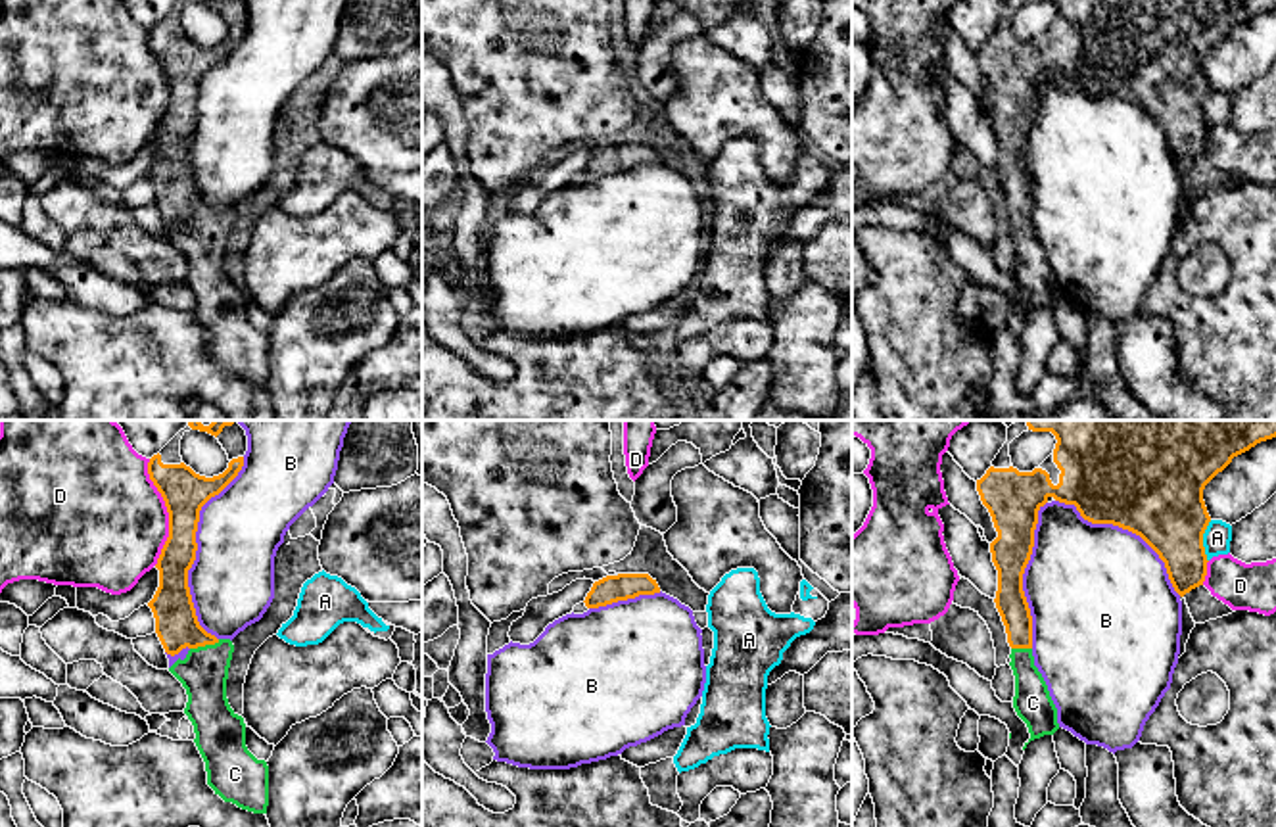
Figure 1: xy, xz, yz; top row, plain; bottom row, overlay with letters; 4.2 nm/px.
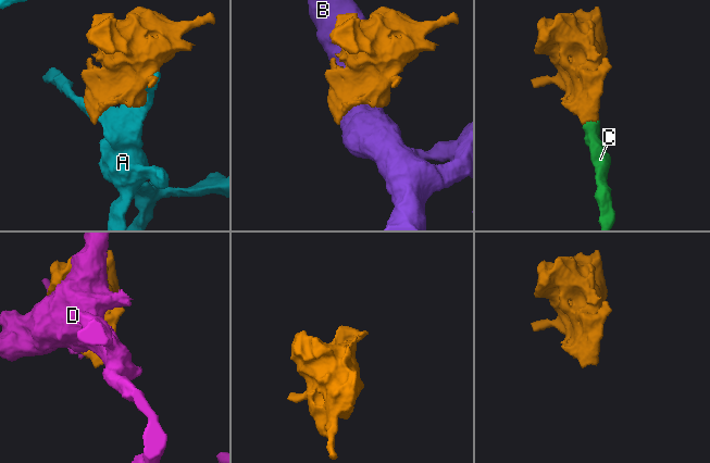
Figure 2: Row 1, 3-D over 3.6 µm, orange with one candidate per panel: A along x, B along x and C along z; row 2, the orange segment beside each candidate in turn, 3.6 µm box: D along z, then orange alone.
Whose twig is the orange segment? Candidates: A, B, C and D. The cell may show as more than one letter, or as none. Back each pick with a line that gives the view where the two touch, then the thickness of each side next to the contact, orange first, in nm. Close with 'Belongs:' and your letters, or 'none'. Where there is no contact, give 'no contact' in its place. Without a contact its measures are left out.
C: xy | 180/200 nm
Belongs: C

